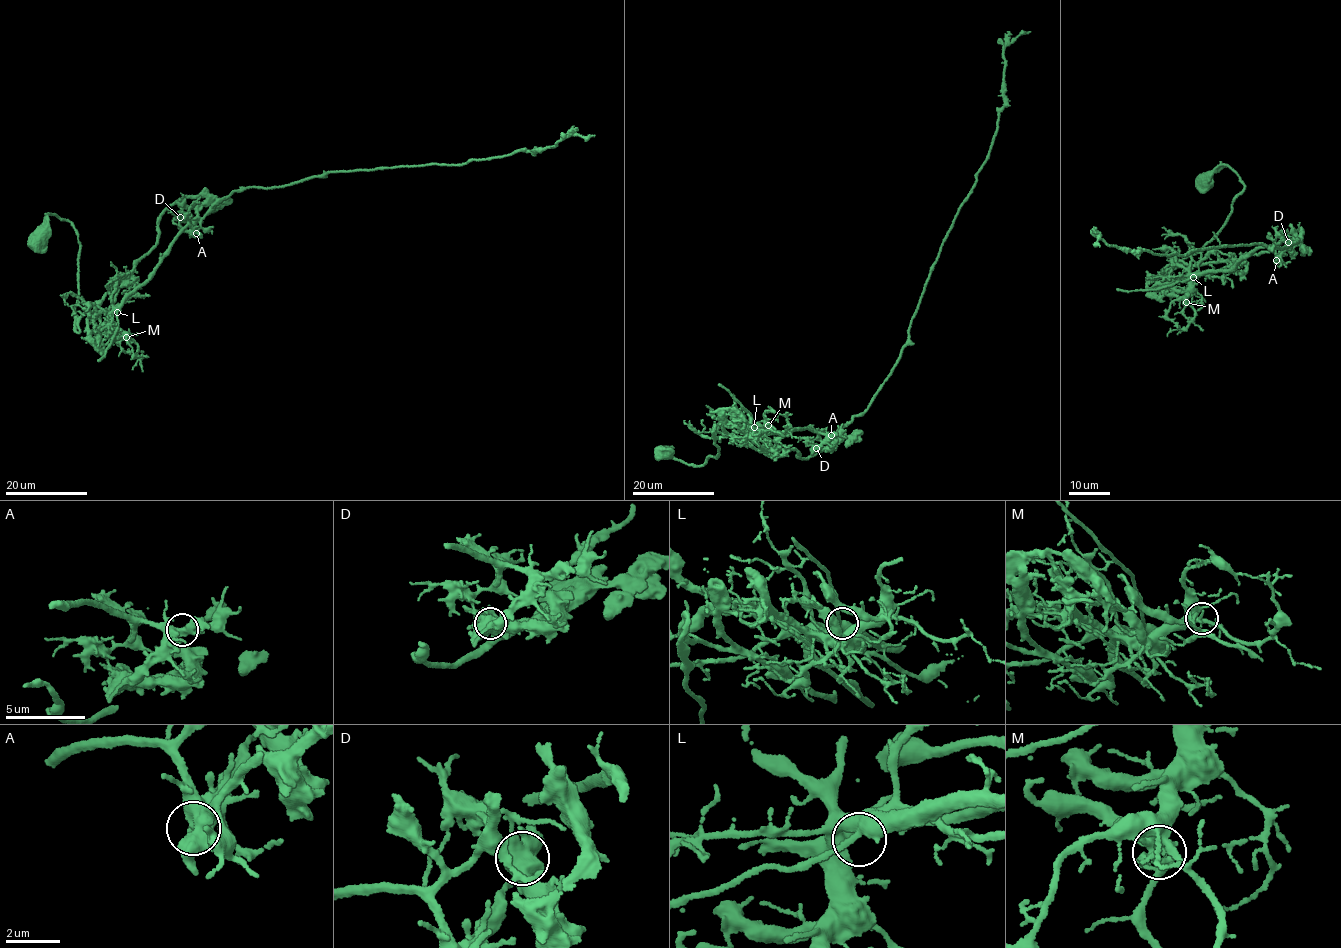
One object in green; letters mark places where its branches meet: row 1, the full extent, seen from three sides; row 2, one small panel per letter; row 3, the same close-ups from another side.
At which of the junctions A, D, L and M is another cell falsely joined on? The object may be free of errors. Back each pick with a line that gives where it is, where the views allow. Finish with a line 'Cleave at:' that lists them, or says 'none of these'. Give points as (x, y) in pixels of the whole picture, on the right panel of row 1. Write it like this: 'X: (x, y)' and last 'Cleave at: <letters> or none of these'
D: (1288, 242)
Cleave at: D

